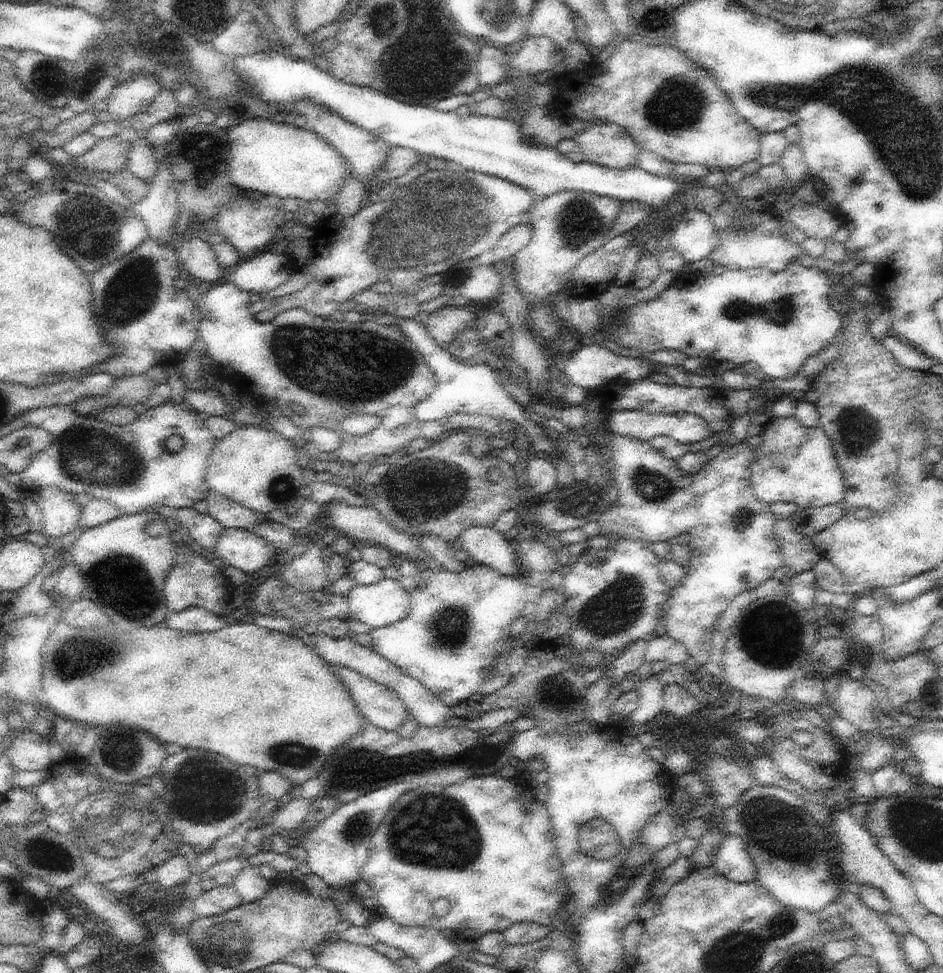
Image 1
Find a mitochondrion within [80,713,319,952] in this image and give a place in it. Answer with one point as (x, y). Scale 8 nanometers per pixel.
(206, 795)

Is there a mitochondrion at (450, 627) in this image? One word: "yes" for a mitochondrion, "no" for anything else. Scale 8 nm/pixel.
yes

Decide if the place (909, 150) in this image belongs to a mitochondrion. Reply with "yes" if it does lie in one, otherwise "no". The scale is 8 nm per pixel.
yes

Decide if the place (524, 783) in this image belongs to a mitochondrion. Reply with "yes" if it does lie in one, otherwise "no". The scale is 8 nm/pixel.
no

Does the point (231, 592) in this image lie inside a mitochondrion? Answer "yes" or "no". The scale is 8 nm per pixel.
no

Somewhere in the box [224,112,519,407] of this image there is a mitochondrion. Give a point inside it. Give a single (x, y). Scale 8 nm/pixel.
(427, 226)

